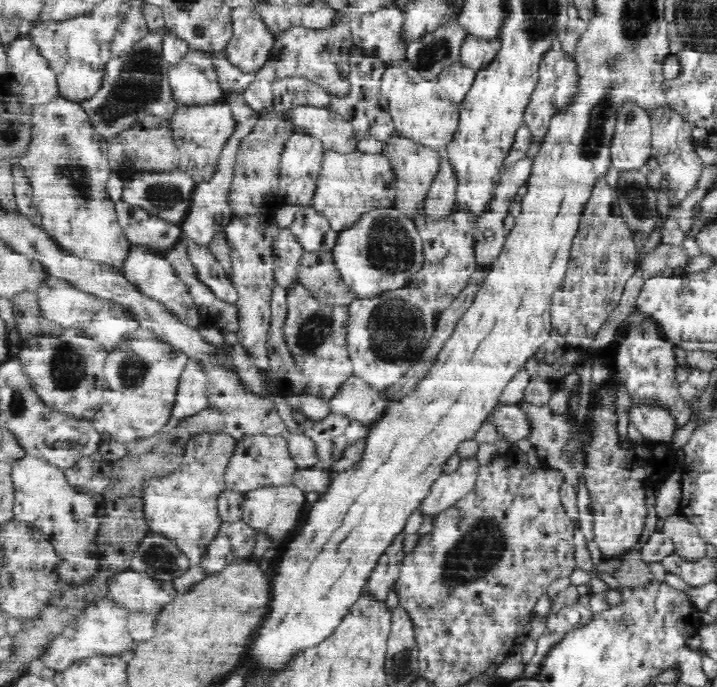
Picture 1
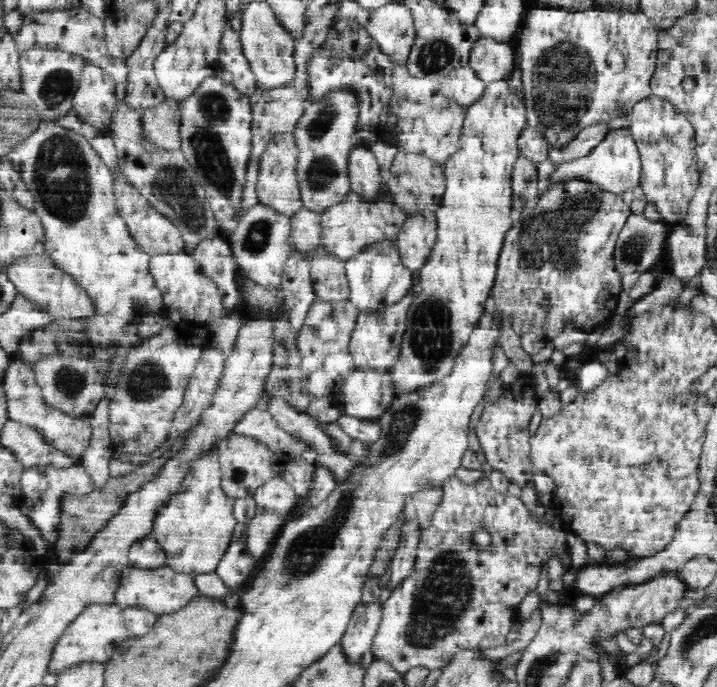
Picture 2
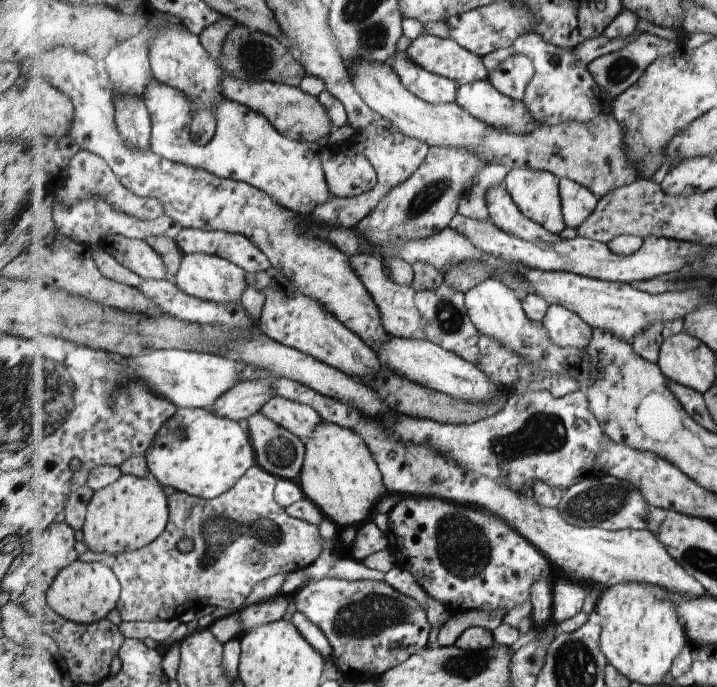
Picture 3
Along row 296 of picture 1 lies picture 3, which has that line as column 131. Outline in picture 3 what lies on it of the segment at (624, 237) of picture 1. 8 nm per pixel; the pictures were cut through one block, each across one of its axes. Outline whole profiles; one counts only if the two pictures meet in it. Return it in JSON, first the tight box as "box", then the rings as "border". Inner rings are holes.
{"box":[112,464,325,621],"border":[[[255,464],[248,471],[247,474],[240,478],[231,490],[223,493],[221,496],[204,499],[201,497],[196,497],[195,495],[181,492],[181,491],[170,491],[169,504],[170,504],[170,517],[168,526],[165,532],[159,536],[157,540],[154,540],[150,545],[144,546],[143,548],[137,549],[136,551],[129,551],[119,554],[116,557],[116,561],[112,566],[113,572],[116,572],[117,578],[122,584],[122,593],[120,602],[117,603],[116,608],[121,614],[121,620],[123,621],[170,621],[173,619],[179,619],[186,612],[193,611],[199,612],[201,606],[216,606],[217,608],[231,609],[232,611],[239,611],[246,606],[247,599],[249,595],[255,590],[255,587],[263,580],[269,577],[283,573],[288,575],[292,572],[297,572],[298,570],[304,570],[308,566],[311,566],[323,552],[323,544],[325,540],[321,538],[319,534],[318,526],[307,522],[306,520],[298,519],[297,517],[292,517],[285,507],[282,507],[275,497],[275,486],[279,482],[279,478],[275,478],[273,473],[265,470],[261,465]],[[183,538],[191,538],[193,540],[193,548],[189,552],[181,552],[177,548],[179,540]]]}

